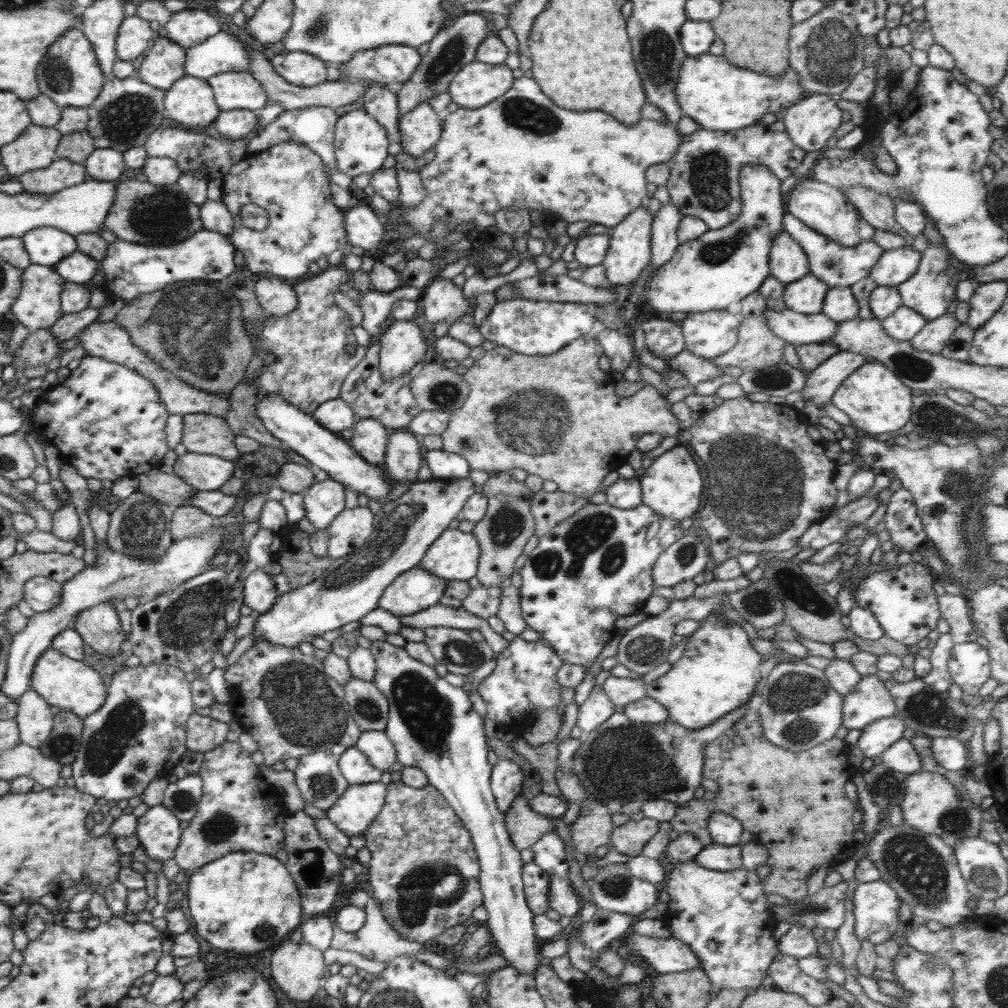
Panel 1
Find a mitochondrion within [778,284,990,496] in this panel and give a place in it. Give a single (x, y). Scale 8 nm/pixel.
(934, 417)

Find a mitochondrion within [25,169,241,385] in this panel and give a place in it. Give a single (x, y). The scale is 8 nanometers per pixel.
(158, 216)

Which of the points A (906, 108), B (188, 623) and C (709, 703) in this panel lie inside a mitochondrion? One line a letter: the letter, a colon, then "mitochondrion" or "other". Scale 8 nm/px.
A: other
B: mitochondrion
C: other

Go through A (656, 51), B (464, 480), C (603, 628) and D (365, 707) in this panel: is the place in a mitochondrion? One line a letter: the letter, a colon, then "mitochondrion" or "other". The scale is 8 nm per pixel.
A: mitochondrion
B: other
C: other
D: mitochondrion

